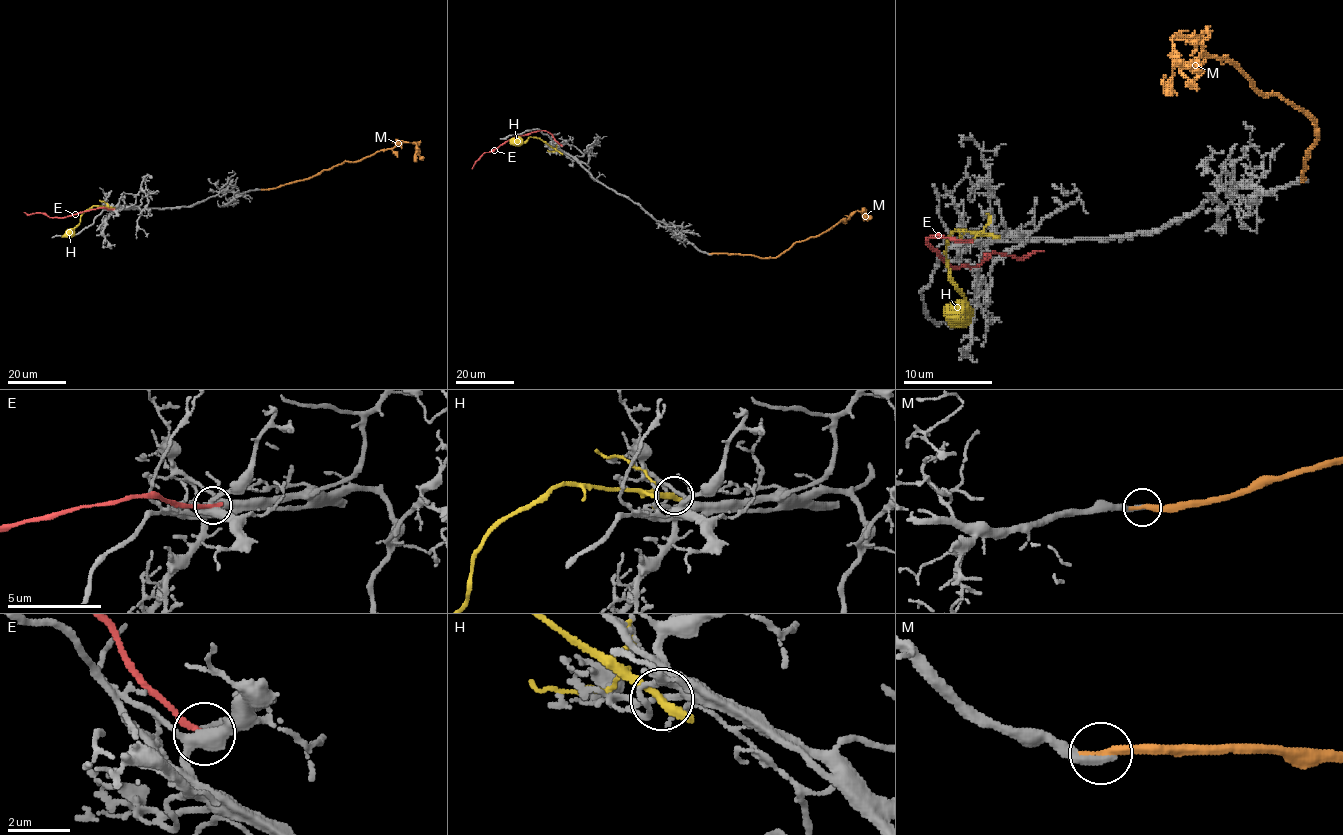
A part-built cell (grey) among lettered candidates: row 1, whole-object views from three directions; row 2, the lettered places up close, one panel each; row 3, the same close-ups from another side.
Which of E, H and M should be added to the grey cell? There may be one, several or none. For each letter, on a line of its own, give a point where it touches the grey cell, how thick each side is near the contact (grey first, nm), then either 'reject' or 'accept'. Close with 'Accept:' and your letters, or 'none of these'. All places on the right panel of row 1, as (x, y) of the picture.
E: (970, 240) | 400/240 nm | reject
H: (992, 235) | 160/360 nm | reject
M: (1304, 180) | 360/280 nm | accept
Accept: M

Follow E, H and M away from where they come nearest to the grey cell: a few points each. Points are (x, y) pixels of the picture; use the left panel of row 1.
E: (113, 209), (90, 209), (58, 218), (24, 212)
H: (111, 207), (89, 208), (75, 227), (61, 237)
M: (263, 189), (307, 180), (324, 170), (347, 161), (356, 162), (403, 143), (414, 143), (423, 160)

